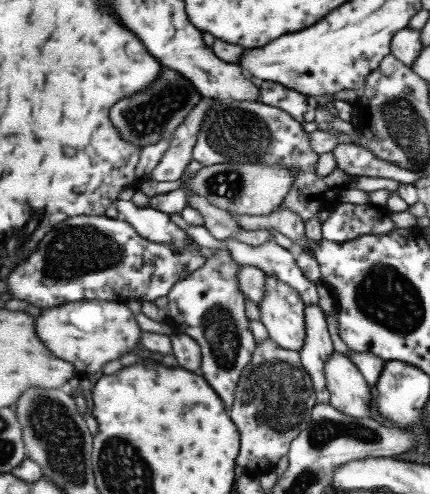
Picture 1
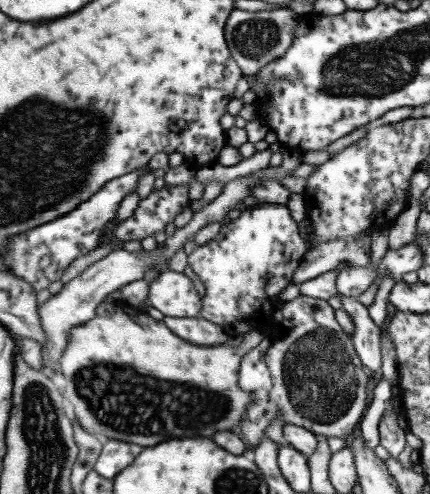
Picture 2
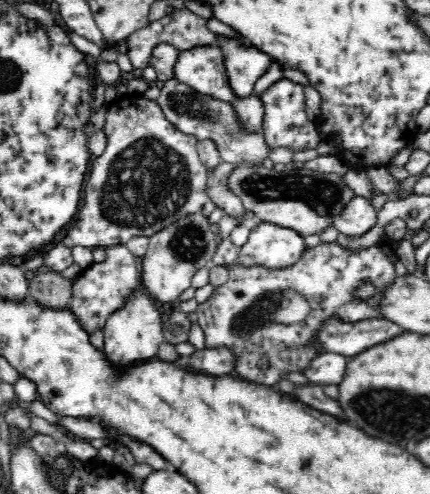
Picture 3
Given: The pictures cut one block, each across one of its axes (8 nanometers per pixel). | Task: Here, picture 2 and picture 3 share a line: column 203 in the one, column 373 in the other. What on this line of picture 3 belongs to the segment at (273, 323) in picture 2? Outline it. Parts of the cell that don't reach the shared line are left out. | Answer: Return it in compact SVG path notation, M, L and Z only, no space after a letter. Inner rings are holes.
M322 244L316 248L308 248L302 258L290 266L288 270L266 270L266 268L244 268L244 266L228 266L228 282L214 288L212 296L208 302L200 304L196 314L198 314L198 324L206 334L206 348L208 346L228 346L238 354L236 360L236 372L234 376L248 380L248 382L258 382L262 386L276 386L282 380L288 380L288 376L298 376L310 366L310 362L322 354L324 350L320 348L308 348L306 342L314 338L316 328L330 316L340 316L342 320L356 322L362 318L380 318L376 312L378 304L378 290L382 290L386 284L390 284L396 278L394 262L390 256L382 252L382 248L376 244L368 250L358 250L358 252L348 252L336 244ZM370 282L376 288L376 294L370 300L358 300L356 290L364 284ZM262 358L268 358L266 366L260 362Z

